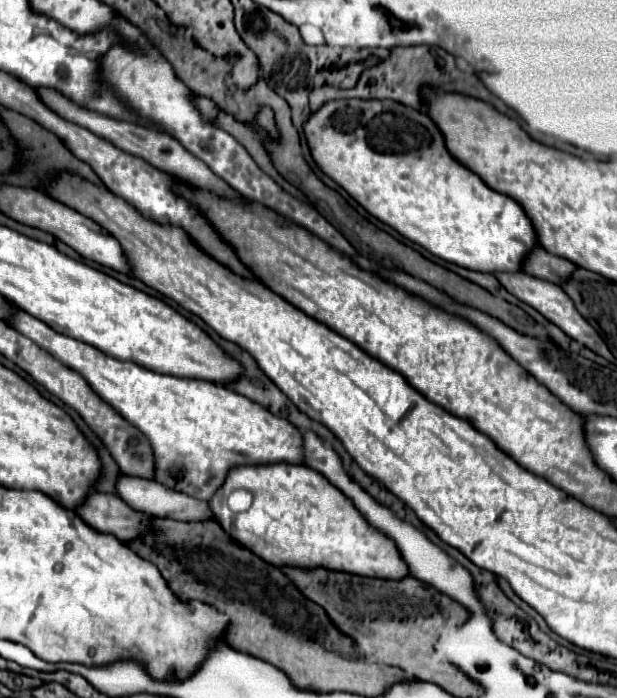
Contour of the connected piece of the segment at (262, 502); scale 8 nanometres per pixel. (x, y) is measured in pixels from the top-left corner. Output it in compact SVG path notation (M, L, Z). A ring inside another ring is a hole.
M286 461L234 465L208 505L214 519L234 541L272 565L326 567L378 579L400 579L408 575L394 541L382 537L380 531L362 521L364 517L352 501L306 465ZM236 489L246 489L254 497L252 507L244 513L232 513L228 509L228 495Z

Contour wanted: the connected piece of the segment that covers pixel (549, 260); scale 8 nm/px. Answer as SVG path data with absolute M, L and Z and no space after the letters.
M536 247L524 263L524 273L550 281L550 283L556 283L556 285L562 285L562 281L566 281L566 277L570 277L570 273L574 273L574 269L576 269L574 263L570 263L568 259L556 257L552 253L544 251L542 247Z

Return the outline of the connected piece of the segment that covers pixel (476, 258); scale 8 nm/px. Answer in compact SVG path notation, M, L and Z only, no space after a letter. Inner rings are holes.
M388 99L328 101L320 111L312 113L304 133L314 161L328 177L344 187L370 215L444 261L480 273L518 273L522 271L526 249L540 245L524 209L512 197L490 189L476 173L456 161L446 149L442 131L426 111Z

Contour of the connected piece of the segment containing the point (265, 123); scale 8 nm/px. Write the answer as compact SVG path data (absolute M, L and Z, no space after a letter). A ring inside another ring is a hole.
M266 107L258 113L256 123L258 123L258 127L266 129L268 133L278 133L278 129L276 129L276 125L274 125L274 113L272 113L270 109L266 109Z

